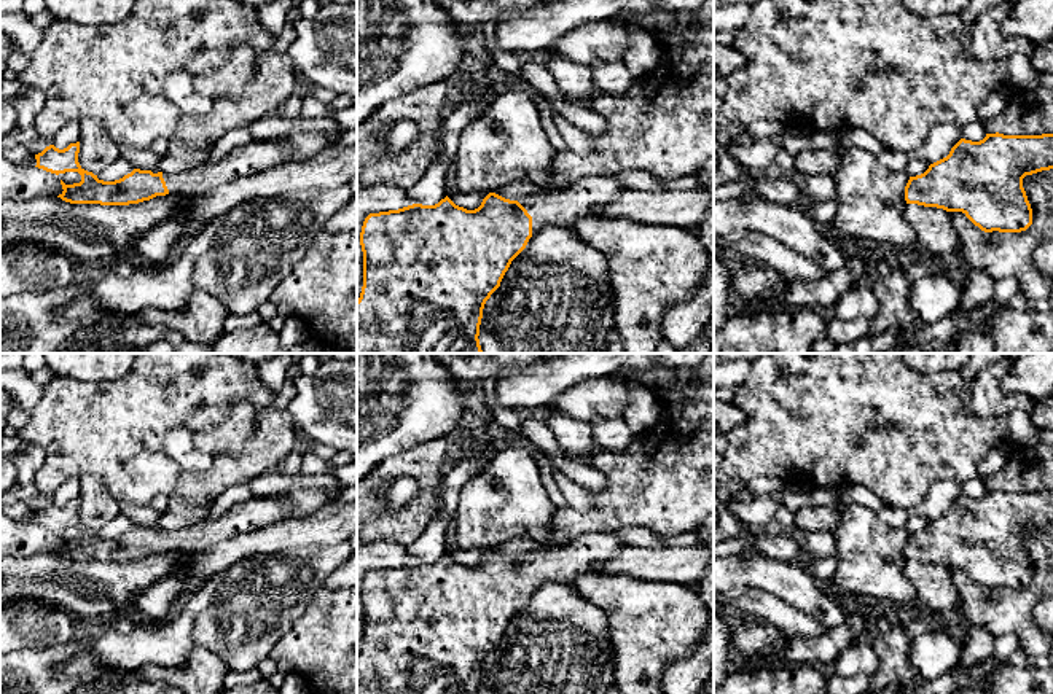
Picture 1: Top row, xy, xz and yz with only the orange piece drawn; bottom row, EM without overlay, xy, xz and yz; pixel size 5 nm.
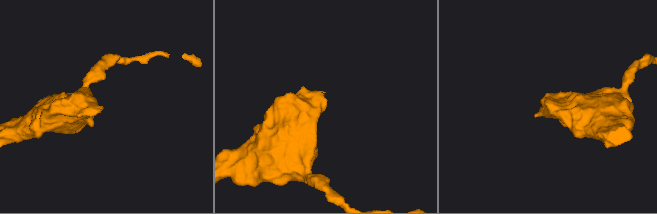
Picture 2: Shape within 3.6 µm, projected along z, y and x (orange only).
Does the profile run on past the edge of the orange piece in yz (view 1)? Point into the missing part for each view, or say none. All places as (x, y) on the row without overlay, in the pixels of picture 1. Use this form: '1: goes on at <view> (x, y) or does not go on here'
1: does not go on here

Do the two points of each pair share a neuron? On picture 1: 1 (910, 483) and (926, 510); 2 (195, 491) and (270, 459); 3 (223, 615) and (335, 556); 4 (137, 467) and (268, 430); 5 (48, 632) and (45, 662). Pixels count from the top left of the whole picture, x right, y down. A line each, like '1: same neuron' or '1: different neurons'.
1: different neurons
2: same neuron
3: same neuron
4: different neurons
5: different neurons

